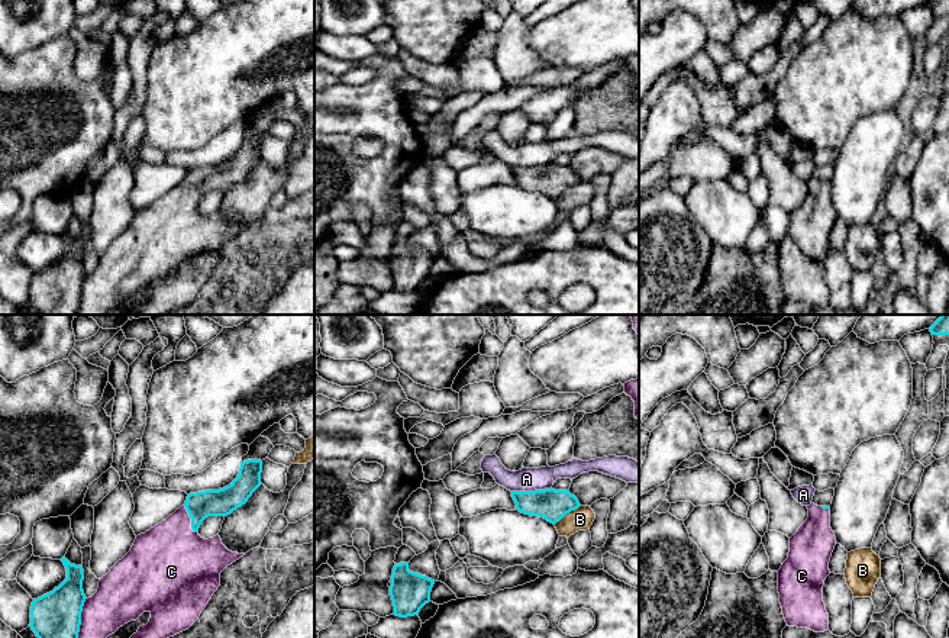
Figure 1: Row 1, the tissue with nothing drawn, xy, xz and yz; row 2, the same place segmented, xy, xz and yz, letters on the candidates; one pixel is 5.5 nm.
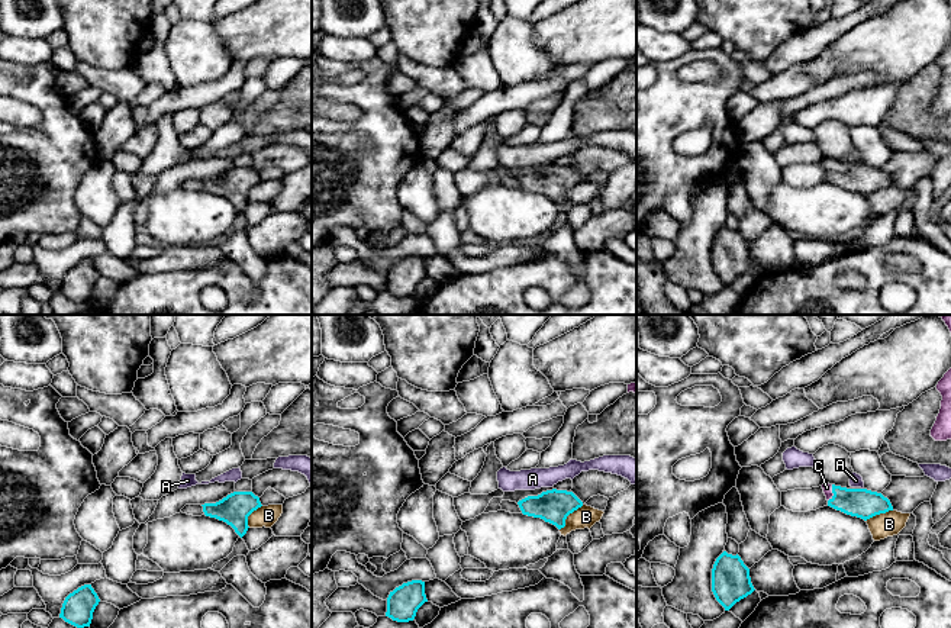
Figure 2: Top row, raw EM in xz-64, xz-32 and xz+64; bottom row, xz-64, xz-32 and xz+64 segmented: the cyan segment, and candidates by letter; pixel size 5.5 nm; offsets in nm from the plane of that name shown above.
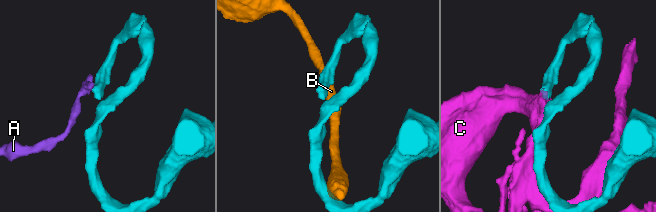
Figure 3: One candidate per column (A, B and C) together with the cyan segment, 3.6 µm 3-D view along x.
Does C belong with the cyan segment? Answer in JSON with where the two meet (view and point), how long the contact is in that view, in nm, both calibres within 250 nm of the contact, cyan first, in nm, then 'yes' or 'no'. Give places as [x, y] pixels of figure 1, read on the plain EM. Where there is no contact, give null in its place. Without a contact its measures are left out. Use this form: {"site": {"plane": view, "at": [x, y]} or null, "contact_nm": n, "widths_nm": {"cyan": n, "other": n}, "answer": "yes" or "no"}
{"site": {"plane": "xy", "at": [191, 195]}, "contact_nm": 180, "widths_nm": {"cyan": 150, "other": 400}, "answer": "yes"}

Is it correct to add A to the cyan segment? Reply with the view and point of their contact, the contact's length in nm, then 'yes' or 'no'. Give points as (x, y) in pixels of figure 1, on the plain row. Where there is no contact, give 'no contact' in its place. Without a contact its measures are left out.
meets cyan in xz at (531, 167); contact 220 nm long; no

